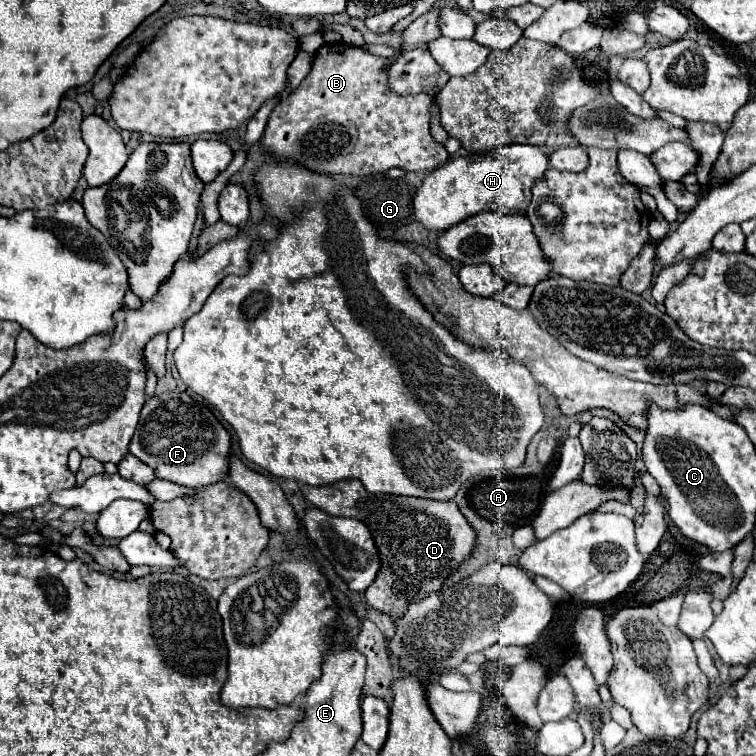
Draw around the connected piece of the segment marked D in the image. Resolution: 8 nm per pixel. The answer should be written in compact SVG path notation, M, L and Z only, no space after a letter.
M340 480L332 486L302 486L308 504L328 512L330 516L346 516L364 522L380 550L380 572L366 590L368 604L388 612L402 614L410 600L424 598L428 592L440 590L444 578L470 556L474 546L474 530L452 502L436 502L410 496L370 494L358 480Z

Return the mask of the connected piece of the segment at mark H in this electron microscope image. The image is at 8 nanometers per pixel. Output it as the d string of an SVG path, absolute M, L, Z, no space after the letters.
M524 144L522 148L500 148L484 154L458 156L426 174L412 200L414 216L424 228L446 232L466 218L486 210L502 214L524 214L532 198L530 188L538 178L544 176L546 170L548 156L530 144Z

